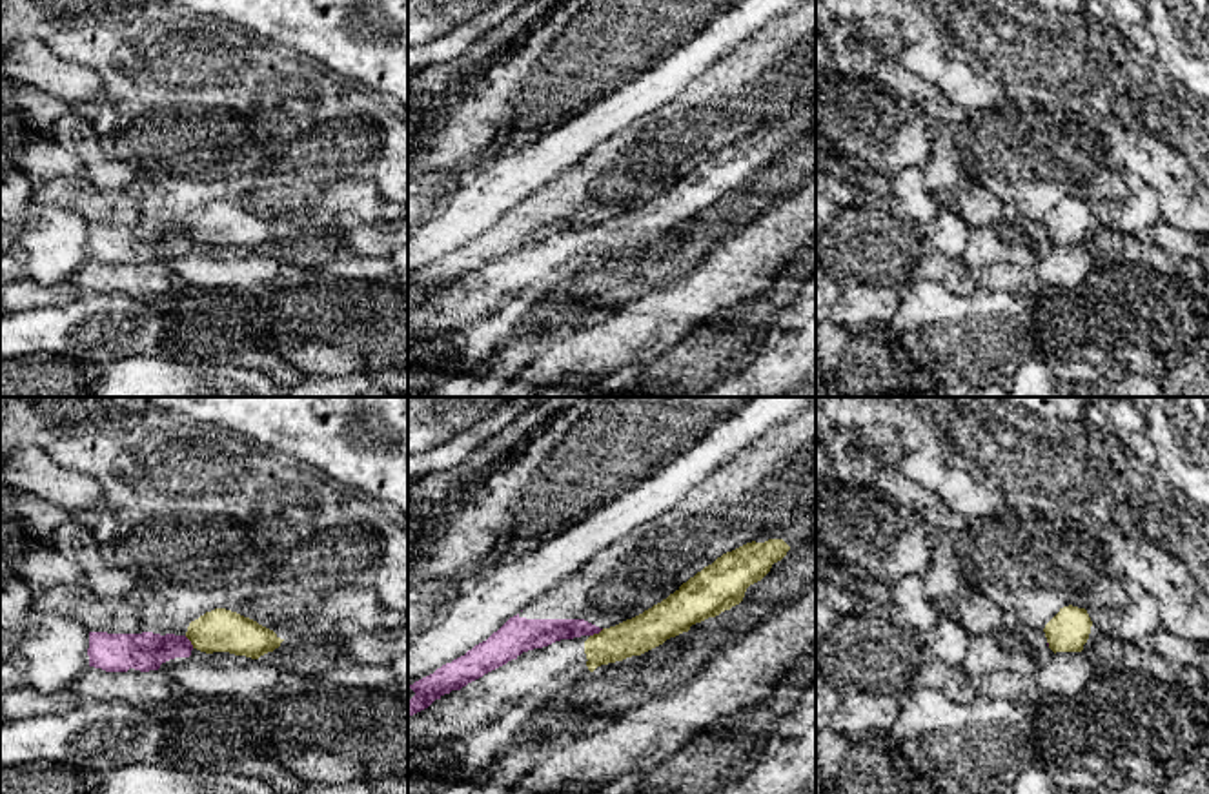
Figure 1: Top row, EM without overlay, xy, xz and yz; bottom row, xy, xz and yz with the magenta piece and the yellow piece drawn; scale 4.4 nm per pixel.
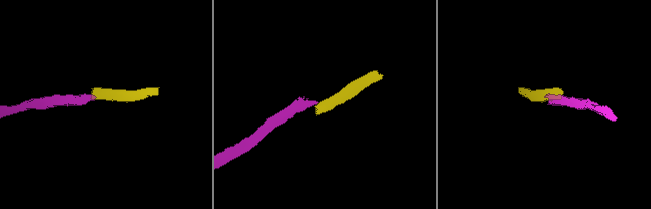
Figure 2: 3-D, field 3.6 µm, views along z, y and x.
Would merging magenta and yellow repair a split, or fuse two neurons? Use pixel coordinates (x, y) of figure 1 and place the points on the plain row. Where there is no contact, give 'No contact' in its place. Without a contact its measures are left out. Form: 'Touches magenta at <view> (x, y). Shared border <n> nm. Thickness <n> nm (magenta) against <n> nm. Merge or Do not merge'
Touches magenta at xz (596, 224). Shared border 70 nm. Thickness 130 nm (magenta) against 160 nm. Do not merge

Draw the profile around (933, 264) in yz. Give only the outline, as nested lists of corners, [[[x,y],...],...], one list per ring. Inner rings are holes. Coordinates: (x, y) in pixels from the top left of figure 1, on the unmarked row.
[[[929,240],[921,244],[921,253],[910,273],[910,280],[934,280],[956,295],[972,295],[978,291],[976,271],[961,259],[943,255]]]

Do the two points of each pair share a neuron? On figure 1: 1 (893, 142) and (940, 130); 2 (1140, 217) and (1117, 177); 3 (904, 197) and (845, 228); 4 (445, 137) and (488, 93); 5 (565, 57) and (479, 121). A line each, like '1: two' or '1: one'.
1: two
2: two
3: two
4: one
5: one

